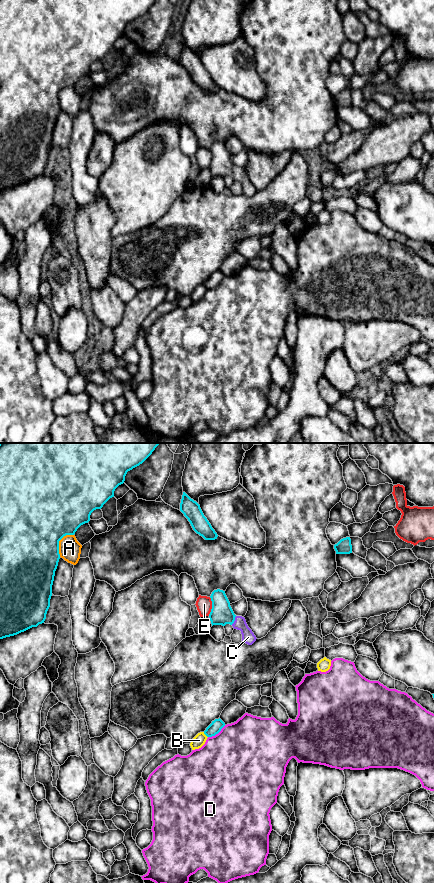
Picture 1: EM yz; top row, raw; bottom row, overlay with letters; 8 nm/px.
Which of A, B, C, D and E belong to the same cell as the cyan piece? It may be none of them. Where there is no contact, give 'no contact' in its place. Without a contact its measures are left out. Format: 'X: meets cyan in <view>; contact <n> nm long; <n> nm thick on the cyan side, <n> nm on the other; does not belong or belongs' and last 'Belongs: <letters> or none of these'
A: meets cyan in yz; contact 220 nm long; 500 nm thick on the cyan side, 180 nm on the other; does not belong
B: meets cyan in yz; contact 60 nm long; 100 nm thick on the cyan side, 100 nm on the other; does not belong
C: meets cyan in yz; contact 80 nm long; 180 nm thick on the cyan side, 110 nm on the other; belongs
D: meets cyan in yz; contact 170 nm long; 100 nm thick on the cyan side, 480 nm on the other; does not belong
E: meets cyan in yz; contact 150 nm long; 180 nm thick on the cyan side, 130 nm on the other; does not belong
Belongs: C

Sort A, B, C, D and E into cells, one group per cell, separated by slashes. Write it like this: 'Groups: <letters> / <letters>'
Groups: A / B / C / D / E

